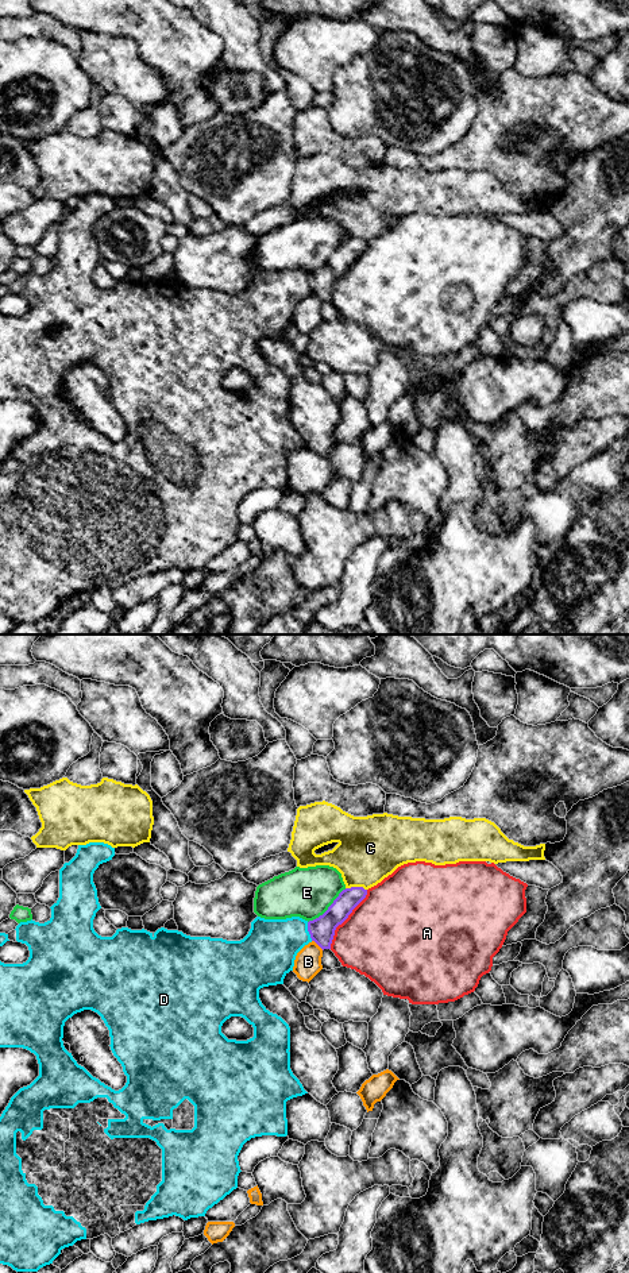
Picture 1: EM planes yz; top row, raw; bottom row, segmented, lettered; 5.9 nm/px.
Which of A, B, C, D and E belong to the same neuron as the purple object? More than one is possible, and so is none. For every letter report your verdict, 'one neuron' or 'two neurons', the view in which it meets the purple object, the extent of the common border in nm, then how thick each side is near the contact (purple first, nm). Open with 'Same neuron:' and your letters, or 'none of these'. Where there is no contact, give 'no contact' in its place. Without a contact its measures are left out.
Same neuron: none of these
A: two neurons; meets purple in yz; contact 420 nm long; 150 nm thick on the purple side, 480 nm on the other
B: two neurons; meets purple in yz; contact 90 nm long; 150 nm thick on the purple side, 160 nm on the other
C: two neurons; meets purple in yz; contact 130 nm long; 120 nm thick on the purple side, 380 nm on the other
D: two neurons; meets purple in yz; contact 120 nm long; 150 nm thick on the purple side, 320 nm on the other
E: two neurons; meets purple in yz; contact 300 nm long; 150 nm thick on the purple side, 300 nm on the other

